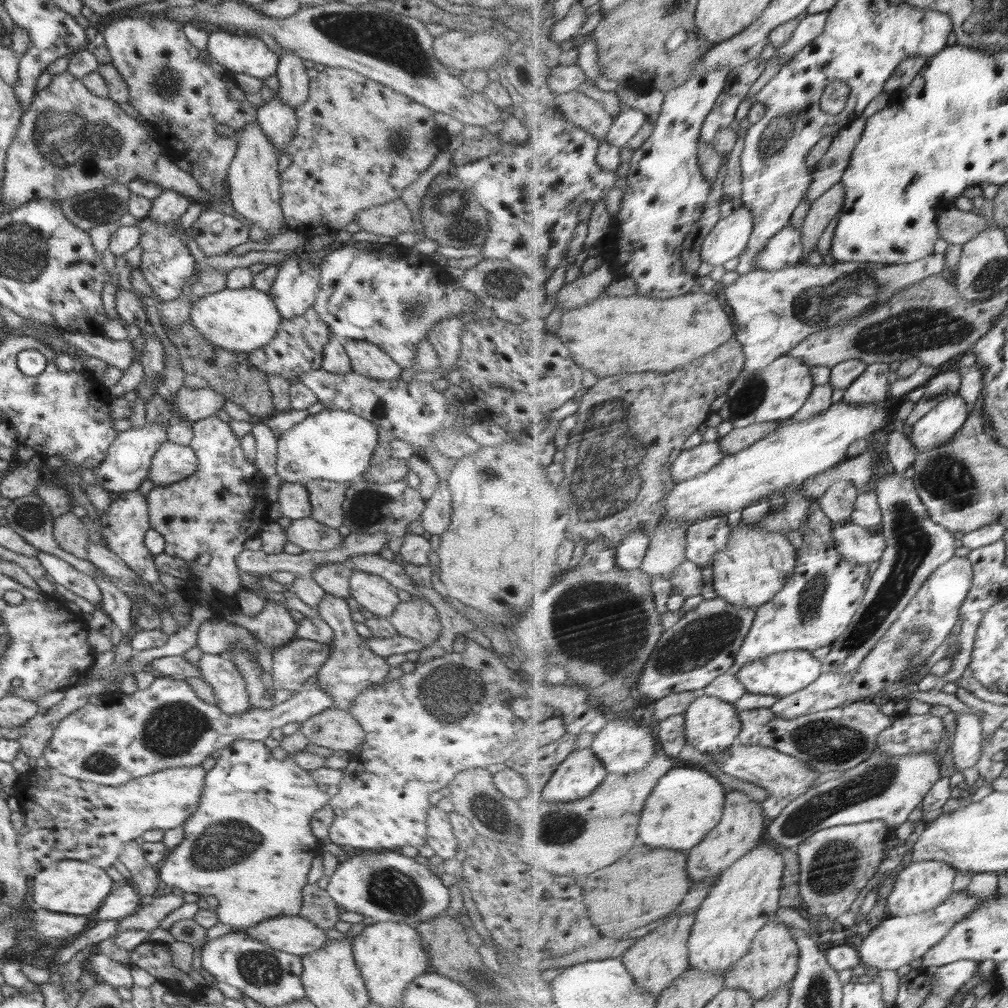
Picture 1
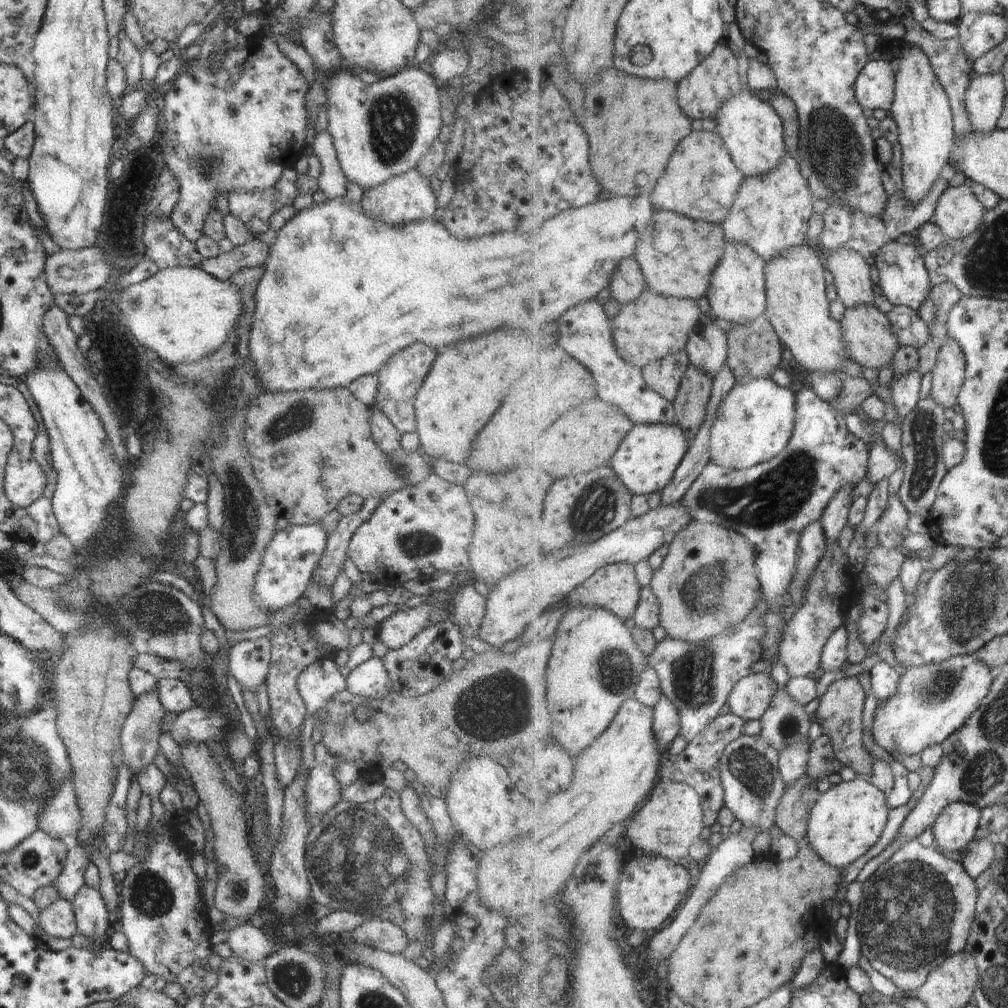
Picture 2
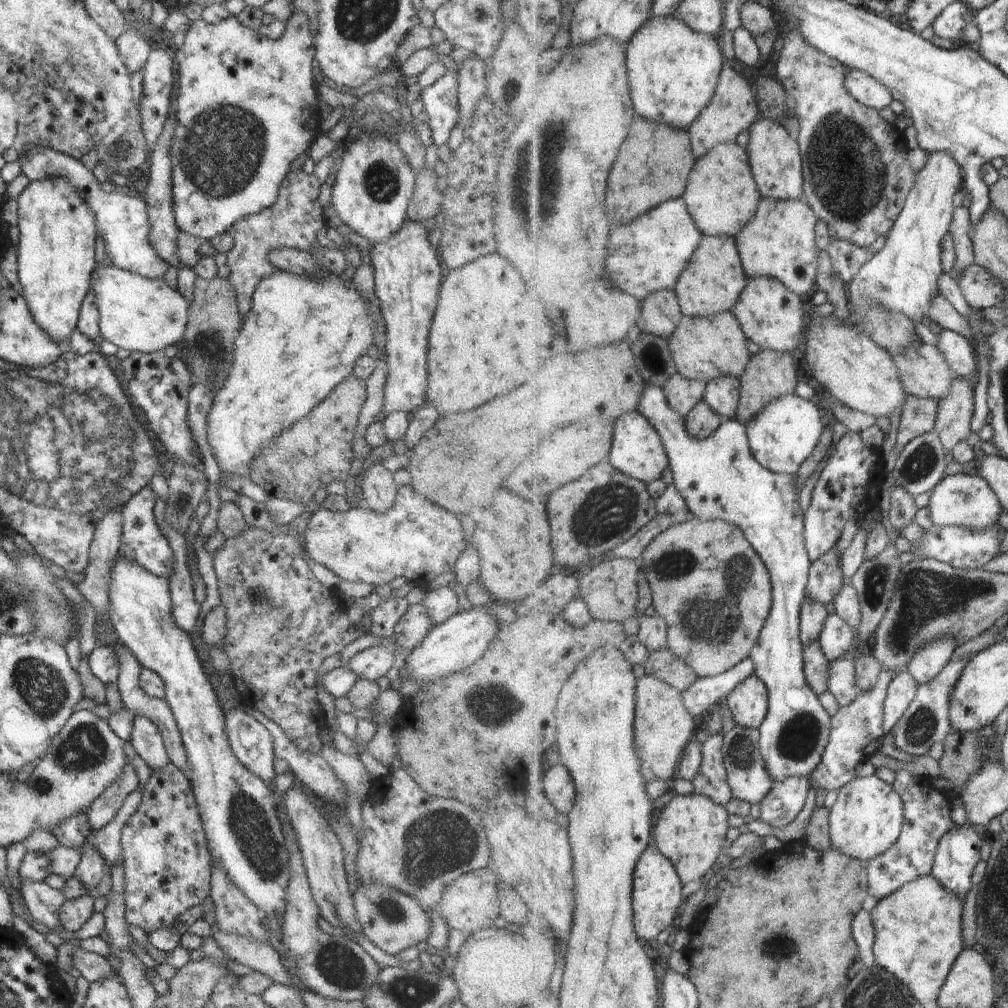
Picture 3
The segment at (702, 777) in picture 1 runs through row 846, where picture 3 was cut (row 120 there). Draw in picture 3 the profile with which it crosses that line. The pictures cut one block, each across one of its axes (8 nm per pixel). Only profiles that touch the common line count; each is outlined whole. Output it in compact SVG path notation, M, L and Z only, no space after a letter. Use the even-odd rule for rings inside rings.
M674 14L652 17L626 47L636 112L678 128L692 126L714 100L725 67L724 52L714 35L692 28Z

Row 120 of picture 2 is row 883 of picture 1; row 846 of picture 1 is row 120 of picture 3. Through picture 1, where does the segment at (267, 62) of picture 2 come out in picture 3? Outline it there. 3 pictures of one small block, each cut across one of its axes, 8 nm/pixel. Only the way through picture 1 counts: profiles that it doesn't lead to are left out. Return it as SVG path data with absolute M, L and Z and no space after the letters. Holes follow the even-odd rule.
M295 7L293 9L292 15L285 20L286 28L278 39L270 39L260 31L243 26L236 17L230 16L218 24L208 24L199 19L192 23L190 30L185 34L184 45L173 52L174 62L178 66L176 70L178 90L176 90L176 106L174 106L175 125L169 144L172 165L172 212L175 213L177 227L187 235L211 241L217 234L227 232L237 220L240 220L240 217L256 214L272 206L276 202L280 185L291 170L292 161L304 150L311 148L315 139L321 134L319 127L322 118L315 89L317 82L312 75L315 63L315 37L310 33L306 13Z

